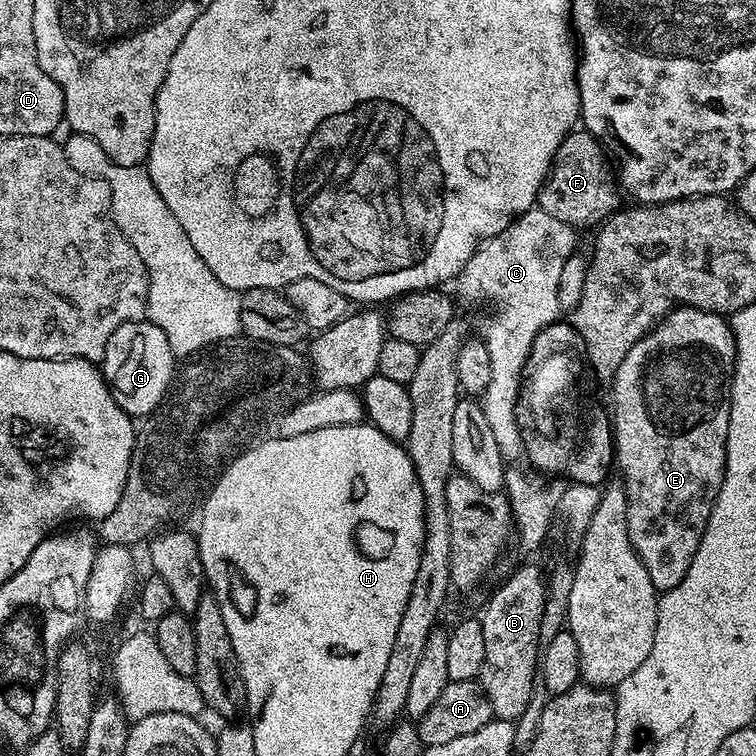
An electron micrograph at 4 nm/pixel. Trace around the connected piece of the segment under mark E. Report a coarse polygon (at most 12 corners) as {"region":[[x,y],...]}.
{"region":[[677,306],[611,373],[632,548],[678,586],[726,470],[736,340]]}

